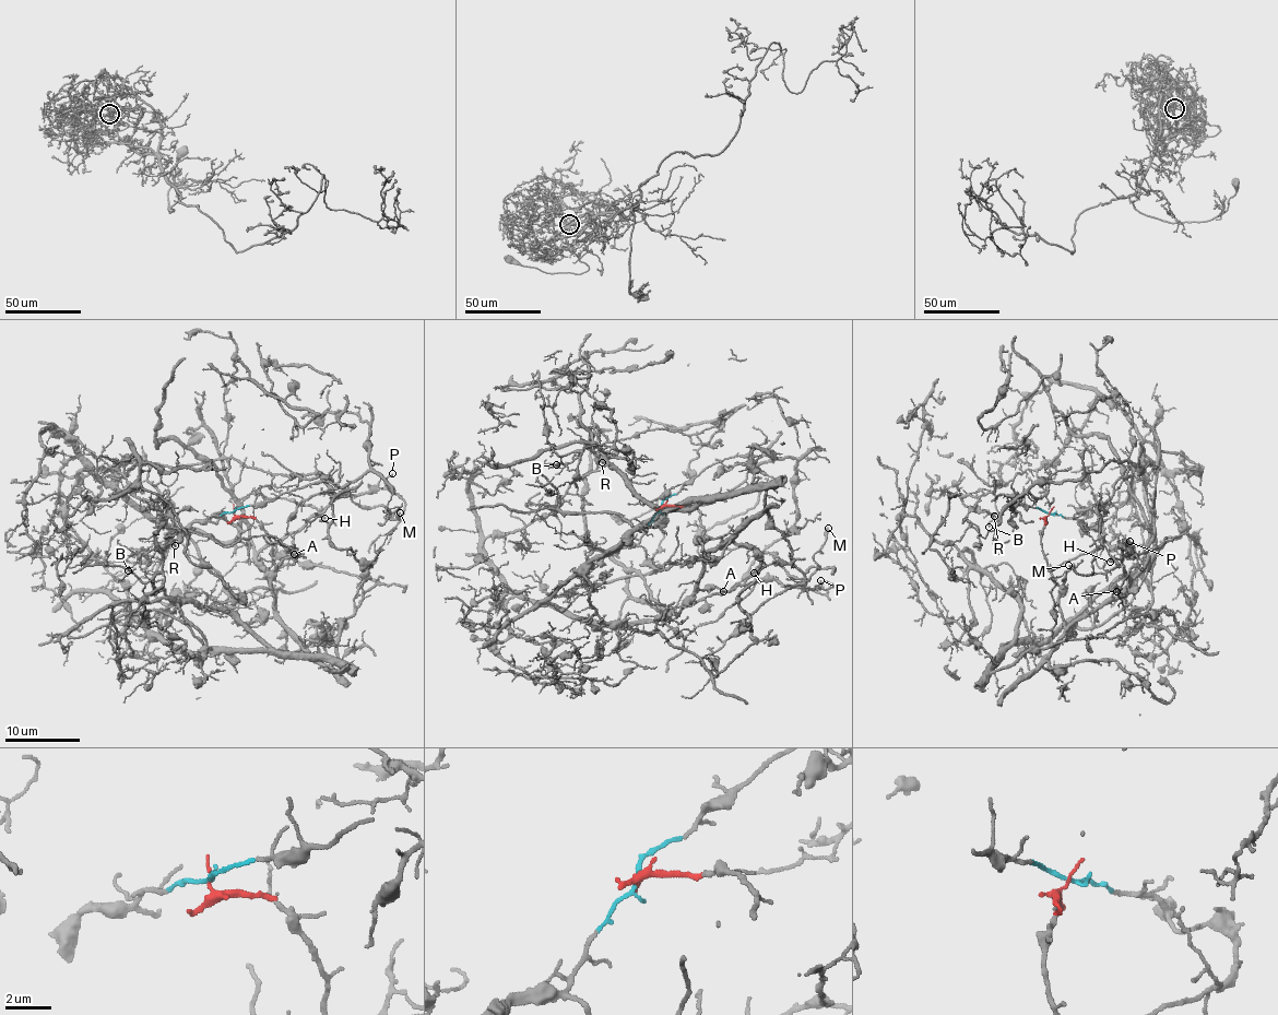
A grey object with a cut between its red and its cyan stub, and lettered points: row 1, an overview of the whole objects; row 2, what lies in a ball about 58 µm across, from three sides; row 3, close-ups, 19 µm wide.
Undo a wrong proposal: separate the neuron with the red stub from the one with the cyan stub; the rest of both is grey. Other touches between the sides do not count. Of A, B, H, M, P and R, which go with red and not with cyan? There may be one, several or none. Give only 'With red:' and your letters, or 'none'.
With red: A, H, P

